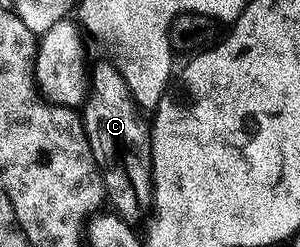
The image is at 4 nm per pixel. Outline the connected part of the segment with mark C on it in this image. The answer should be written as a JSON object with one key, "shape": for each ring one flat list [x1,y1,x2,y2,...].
{"shape":[[103,60,104,61,98,62,94,67,92,65,90,69,90,88,87,90,87,96,84,98,84,104,82,106,84,130,86,131,86,139,90,143,90,151,94,151,94,159,98,163,101,173,104,174,104,191,107,204,111,206,119,216,123,217,125,221,136,223,136,220,140,217,140,209,147,210,152,203,152,139,149,130,146,128,145,118,144,121,140,118,140,116,142,116,141,110,138,108,136,102,132,100,130,87,126,87,126,79,122,79,122,75,117,71,111,60]]}

